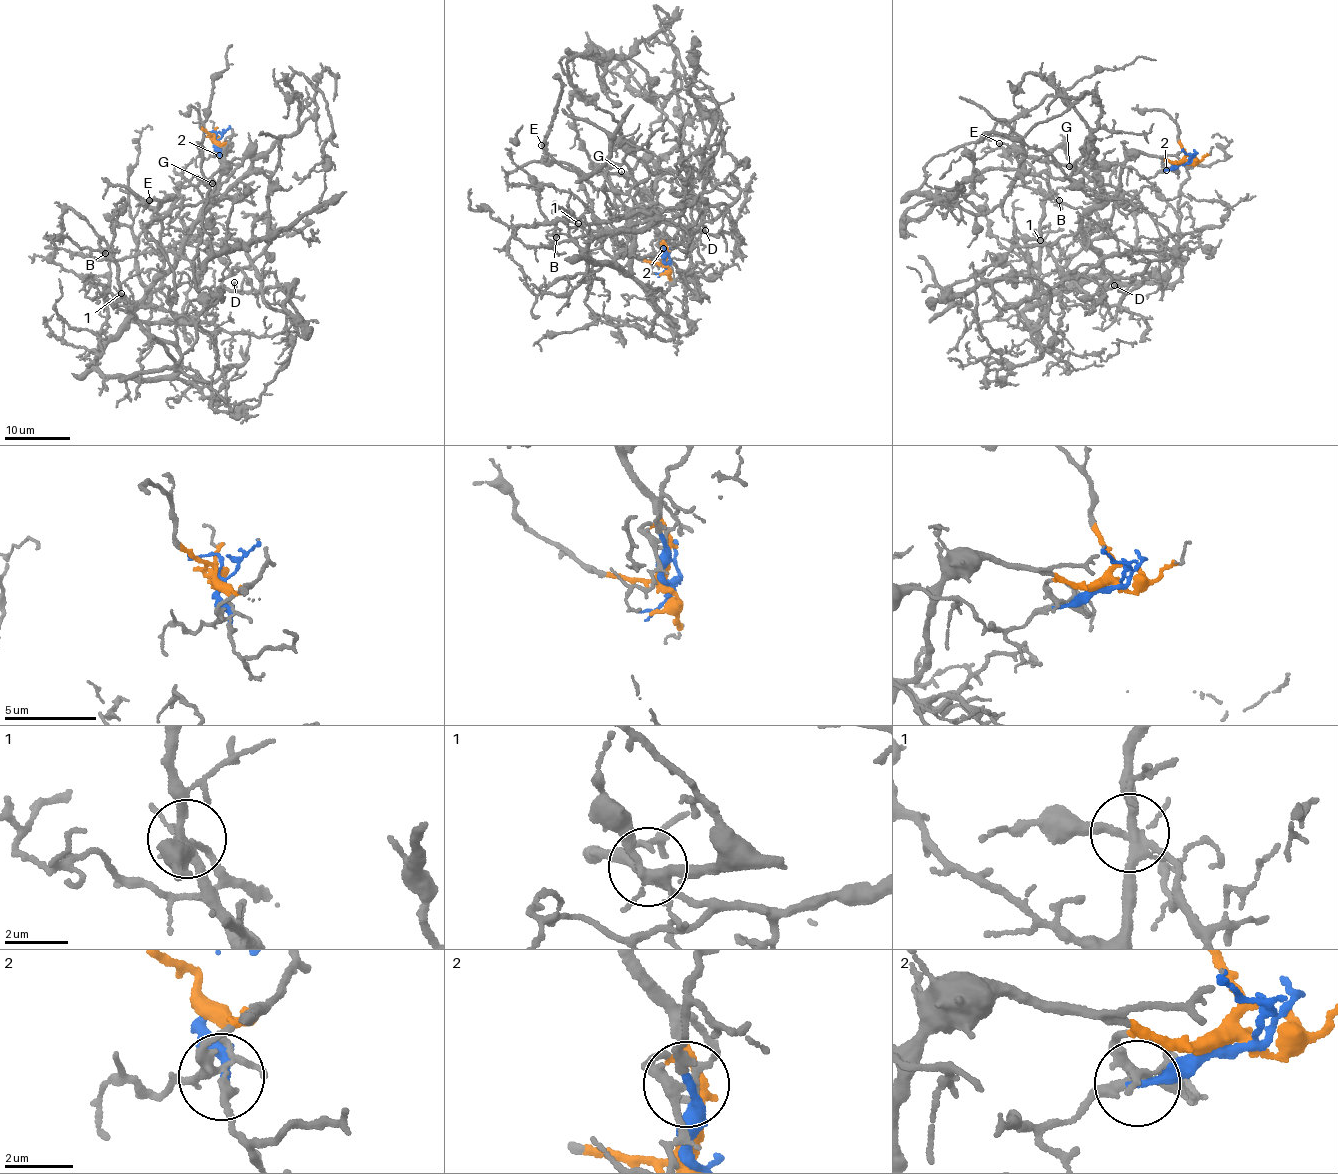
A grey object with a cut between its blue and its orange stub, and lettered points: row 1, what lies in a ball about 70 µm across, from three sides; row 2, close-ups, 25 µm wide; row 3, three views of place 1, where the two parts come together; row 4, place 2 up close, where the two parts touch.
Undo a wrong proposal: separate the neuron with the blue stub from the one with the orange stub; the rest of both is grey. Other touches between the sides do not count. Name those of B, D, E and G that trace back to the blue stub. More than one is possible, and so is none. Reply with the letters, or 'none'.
G

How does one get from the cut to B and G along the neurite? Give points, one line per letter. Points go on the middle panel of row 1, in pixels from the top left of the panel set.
B: (667, 264), (649, 209), (630, 214), (626, 271), (587, 243), (653, 225), (652, 210), (561, 219), (557, 237)
G: (667, 264), (663, 232), (671, 213), (650, 204), (627, 184), (621, 171)

